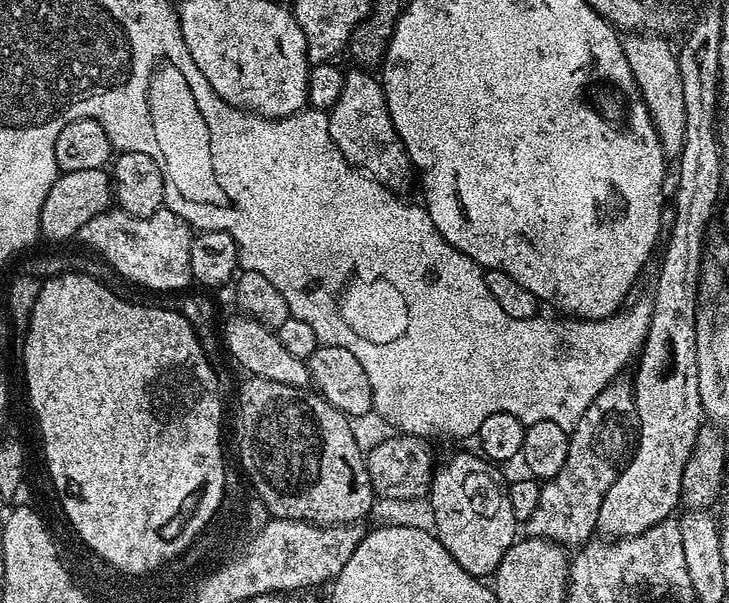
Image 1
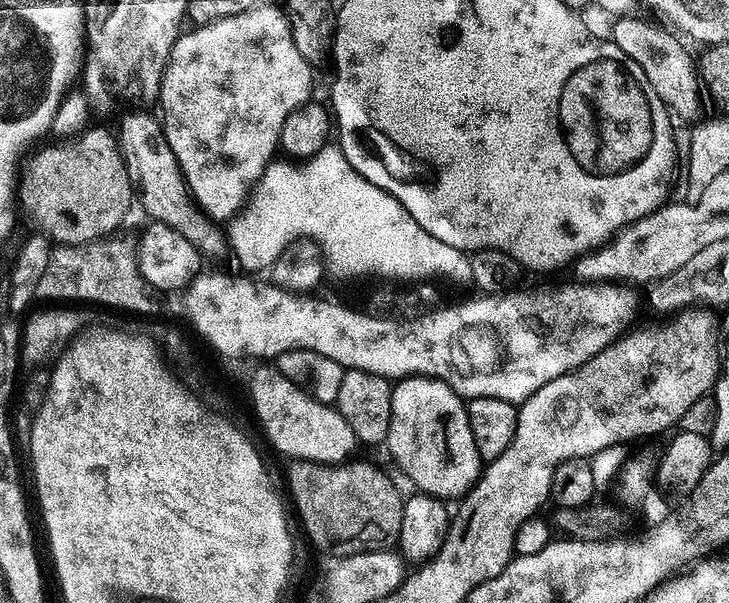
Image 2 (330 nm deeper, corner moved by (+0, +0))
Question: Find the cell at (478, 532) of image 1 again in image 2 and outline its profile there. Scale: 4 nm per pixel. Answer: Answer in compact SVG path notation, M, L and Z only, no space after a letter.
M409 376L407 380L395 381L392 389L392 422L391 430L388 432L386 448L392 451L393 456L404 466L408 471L409 476L416 482L421 493L437 498L449 498L448 496L463 497L474 487L476 481L482 475L482 461L478 454L478 446L474 446L474 434L470 430L470 418L468 417L468 406L463 396L459 396L453 388L448 386L446 382L441 380L431 380L428 376Z

